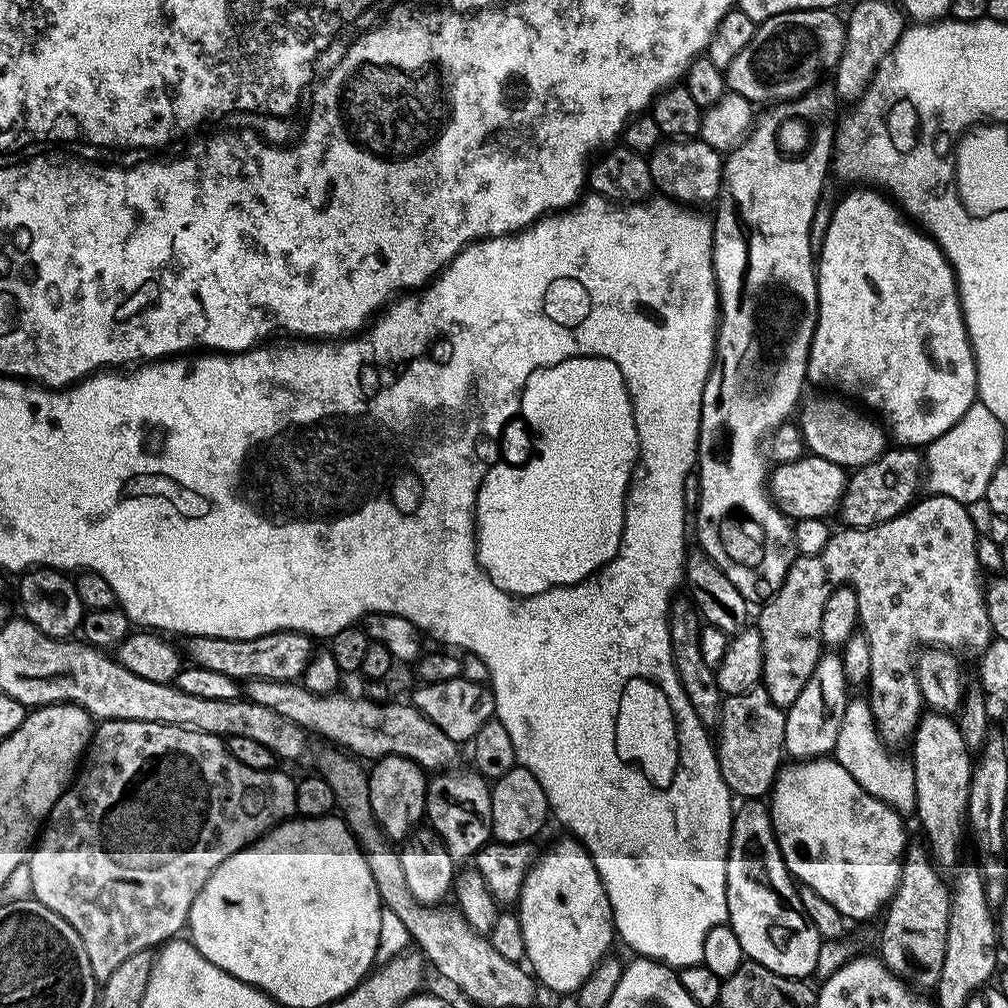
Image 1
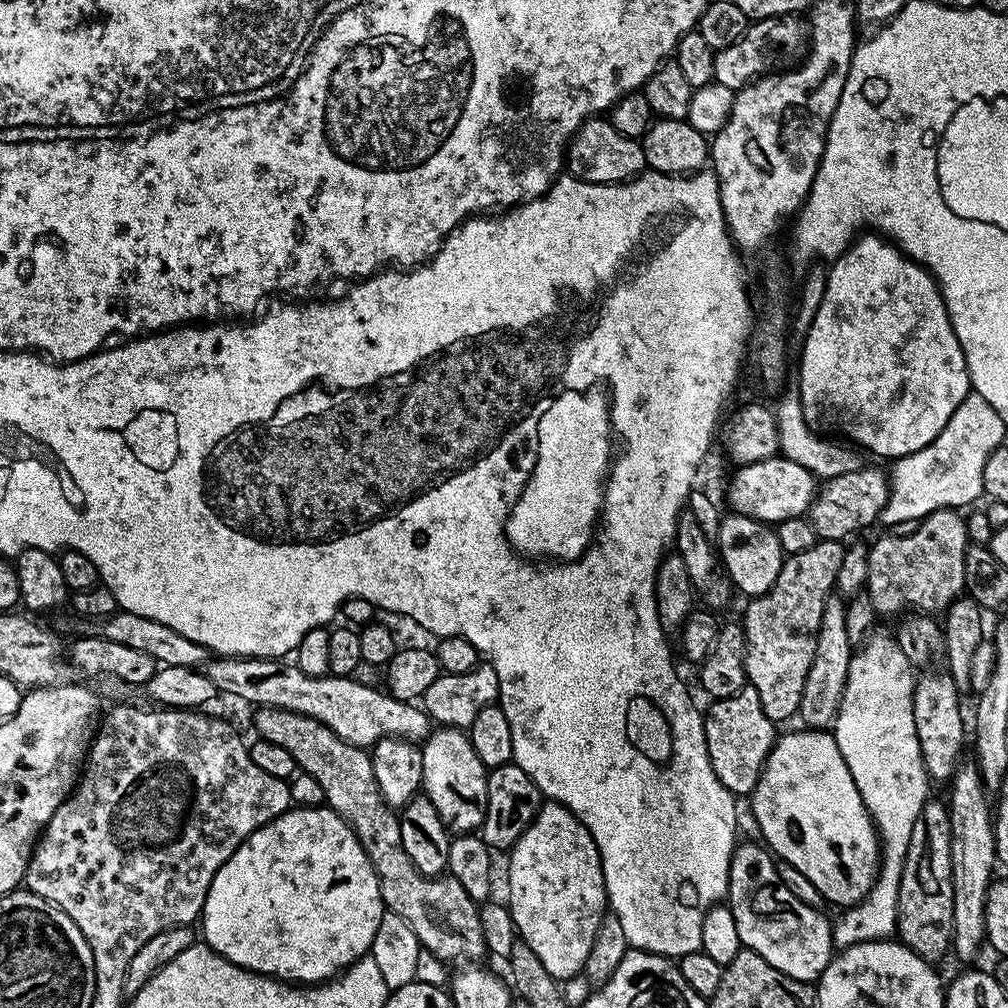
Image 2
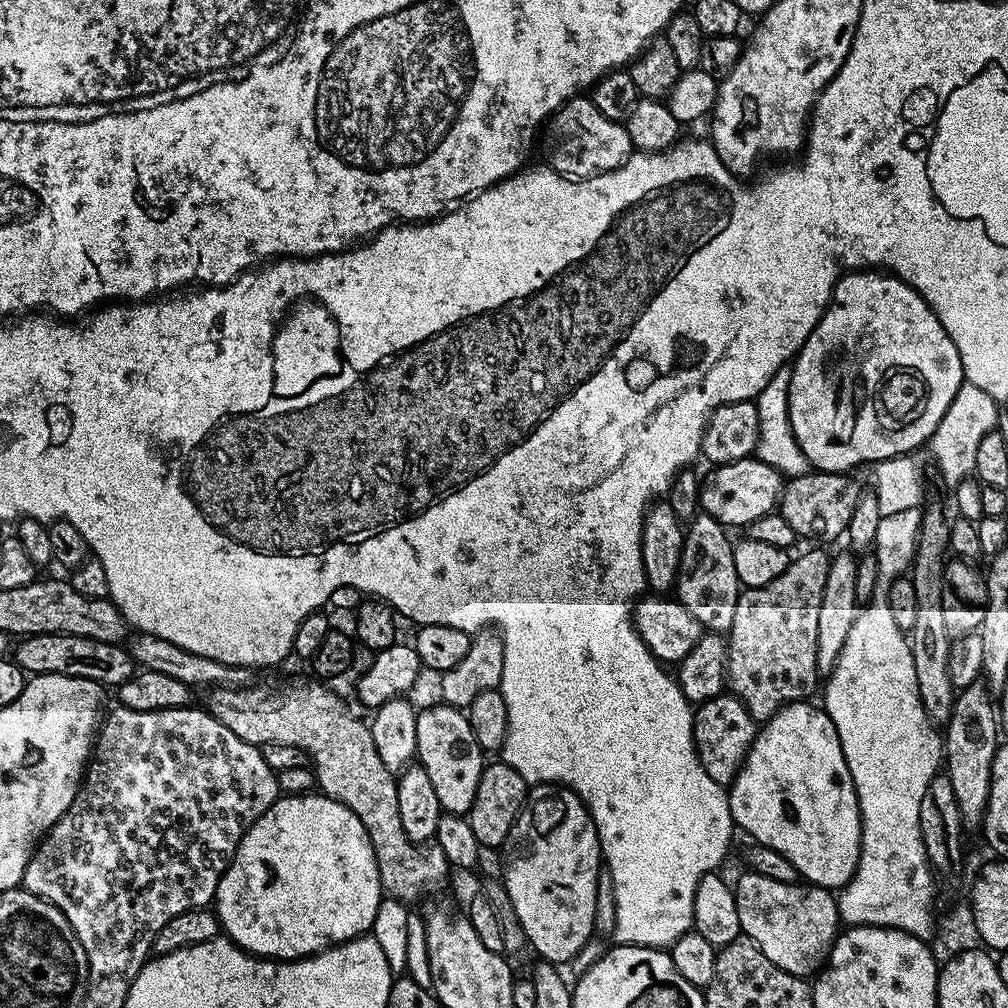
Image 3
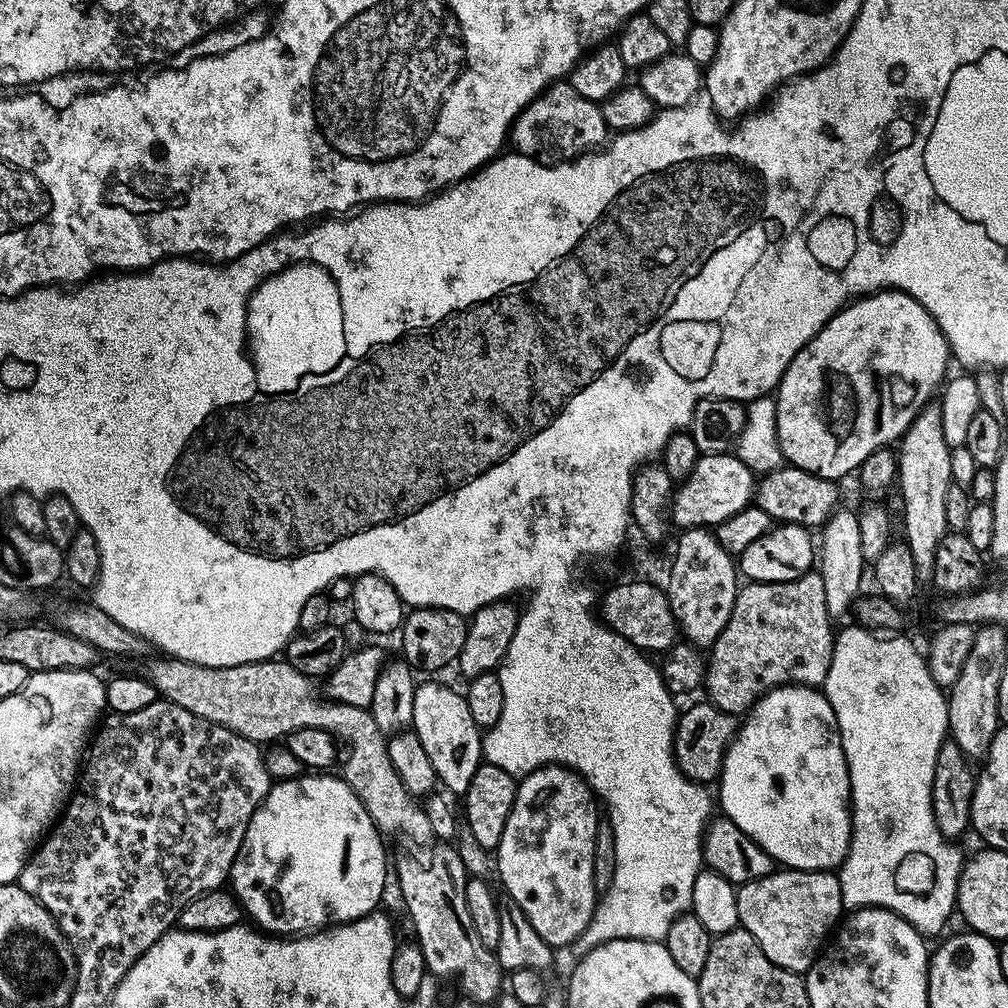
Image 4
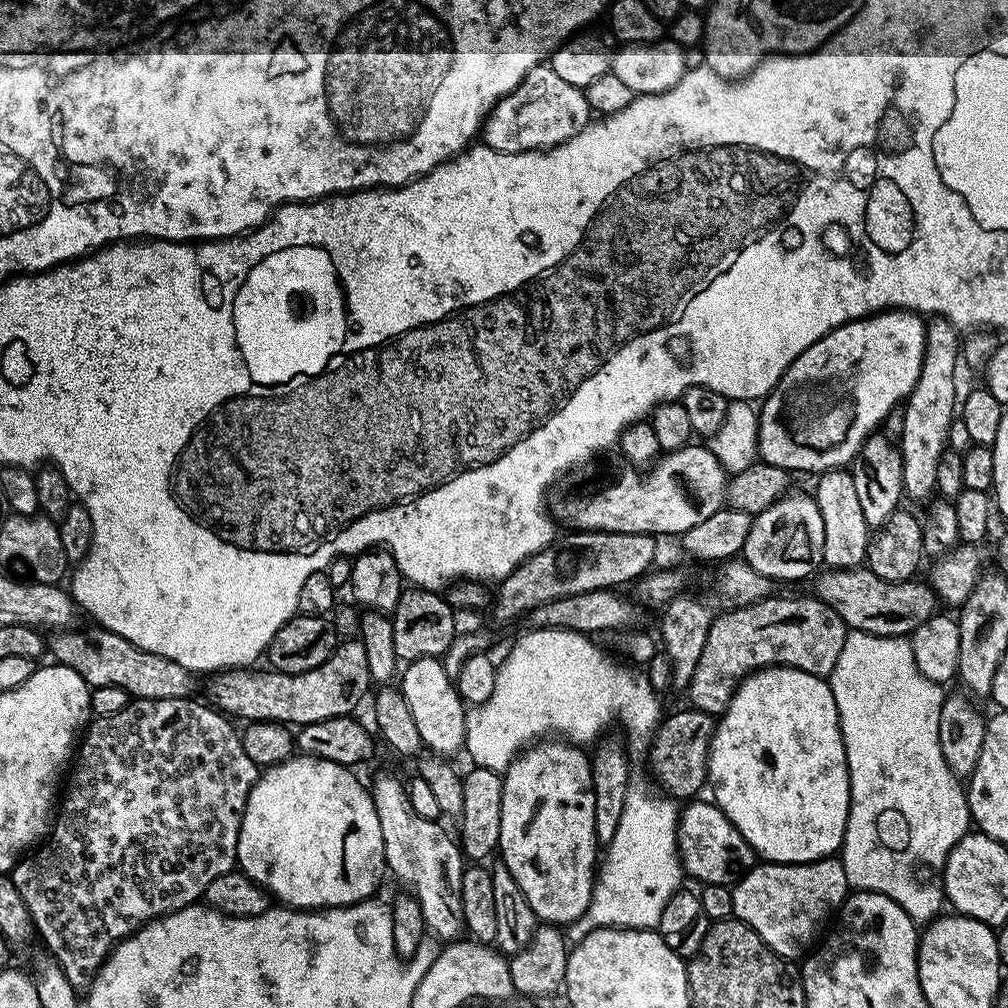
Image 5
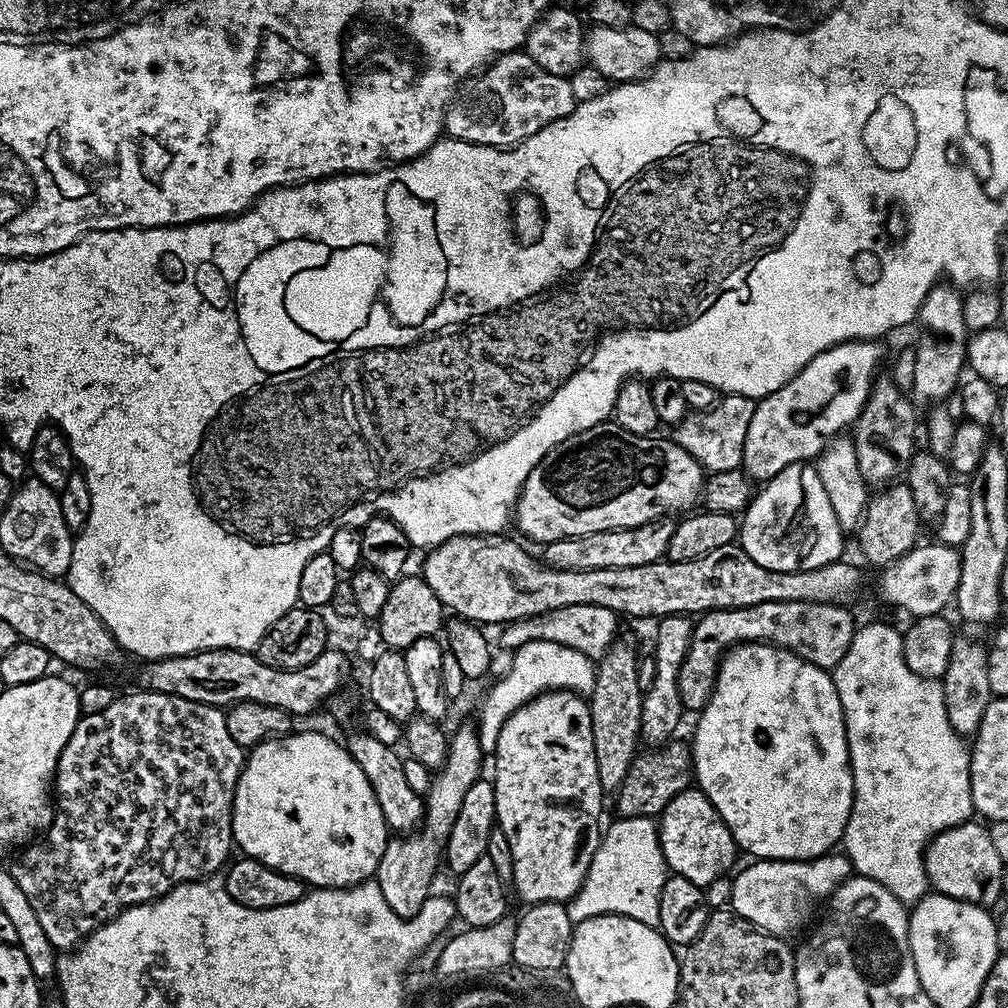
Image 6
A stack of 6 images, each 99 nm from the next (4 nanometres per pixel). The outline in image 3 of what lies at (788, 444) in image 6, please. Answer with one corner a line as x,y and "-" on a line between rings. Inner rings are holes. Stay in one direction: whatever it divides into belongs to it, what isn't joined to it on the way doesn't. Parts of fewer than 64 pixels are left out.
853,270
844,273
836,281
832,288
832,298
828,301
828,306
824,309
818,326
814,326
814,330
796,353
791,370
792,377
788,390
789,424
798,446
801,447
802,453
809,460
813,469
845,474
851,473
853,471
851,468
856,468
859,464
872,466
880,460
894,459
896,456
915,453
914,450
920,443
923,445
931,439
942,416
946,414
947,407
954,400
960,385
965,382
958,346
954,346
954,342
950,338
950,334
946,334
942,322
938,322
938,318
932,313
931,306
916,293
916,289
912,285
901,280
899,276
885,274
880,270

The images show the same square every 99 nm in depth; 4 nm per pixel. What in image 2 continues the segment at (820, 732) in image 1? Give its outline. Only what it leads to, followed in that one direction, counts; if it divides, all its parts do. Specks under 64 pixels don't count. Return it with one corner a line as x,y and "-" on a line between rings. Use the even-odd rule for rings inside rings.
829,595
822,610
822,622
818,626
818,638
814,646
810,670
802,686
802,702
798,713
798,720
804,723
801,725
812,730
824,730
835,721
853,655
854,645
850,642
849,635
846,634
845,601
839,595

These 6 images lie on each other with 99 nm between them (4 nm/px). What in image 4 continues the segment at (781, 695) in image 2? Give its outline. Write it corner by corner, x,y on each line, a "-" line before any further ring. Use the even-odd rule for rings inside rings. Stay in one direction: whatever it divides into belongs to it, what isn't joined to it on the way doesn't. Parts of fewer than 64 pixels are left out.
809,570
790,582
748,582
745,585
736,593
734,610
730,614
730,622
726,622
726,630
718,634
707,653
708,669
703,686
703,691
708,692
707,703
737,718
751,712
753,704
761,700
771,688
781,688
783,684
820,688
830,670
834,643
834,620
826,610
819,571

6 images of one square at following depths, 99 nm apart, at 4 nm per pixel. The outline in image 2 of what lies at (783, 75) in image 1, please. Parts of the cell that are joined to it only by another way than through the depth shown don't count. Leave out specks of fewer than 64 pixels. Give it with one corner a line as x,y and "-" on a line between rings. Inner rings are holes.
796,14
771,16
749,23
746,34
734,46
726,46
714,58
714,81
733,90
739,90
761,76
783,72
797,67
803,61
810,43
810,28

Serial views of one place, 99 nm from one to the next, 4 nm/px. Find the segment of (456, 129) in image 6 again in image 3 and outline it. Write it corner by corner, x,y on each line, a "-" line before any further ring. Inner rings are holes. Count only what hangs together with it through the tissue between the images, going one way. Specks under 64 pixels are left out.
587,95
575,96
573,100
567,100
555,114
549,116
542,128
542,140
544,136
544,156
547,167
559,176
566,176
578,180
585,180
587,176
597,176
603,172
614,170
628,161
634,149
630,142
630,134
627,127
619,120
606,118
598,106

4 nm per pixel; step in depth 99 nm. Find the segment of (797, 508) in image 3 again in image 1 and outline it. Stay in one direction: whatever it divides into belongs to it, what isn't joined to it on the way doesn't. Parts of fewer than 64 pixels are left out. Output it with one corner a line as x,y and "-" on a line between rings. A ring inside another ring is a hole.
889,447
877,460
849,475
848,490
838,509
838,516
850,528
873,528
882,522
890,522
890,518
902,515
916,503
925,476
925,457
915,447

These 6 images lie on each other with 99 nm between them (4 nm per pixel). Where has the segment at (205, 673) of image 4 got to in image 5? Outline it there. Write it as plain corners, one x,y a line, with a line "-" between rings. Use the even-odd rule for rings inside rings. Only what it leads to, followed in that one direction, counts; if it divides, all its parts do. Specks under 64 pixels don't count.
92,626
89,632
76,632
77,630
60,630
55,633
56,636
50,640
50,652
53,652
55,663
65,664
70,670
74,670
82,679
88,683
89,688
101,688
102,686
118,686
128,692
129,697
137,700
161,700
162,698
188,698
193,695
192,680
193,673
187,668
178,666
165,656
159,656
153,652
142,650
134,646
126,638
118,634
109,632
103,626

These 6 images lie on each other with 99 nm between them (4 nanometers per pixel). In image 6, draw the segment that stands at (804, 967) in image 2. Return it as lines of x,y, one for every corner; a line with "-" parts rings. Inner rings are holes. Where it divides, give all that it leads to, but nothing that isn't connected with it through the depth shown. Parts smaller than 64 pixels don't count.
825,854
817,856
815,860
761,860
753,859
753,864
748,864
741,870
737,876
731,877
732,881
732,899
730,907
746,922
758,926
764,932
771,936
781,938
791,937
791,932
796,932
812,916
816,904
823,905
828,897
832,895
834,889
840,885
843,880
847,880
853,875
854,869
847,855

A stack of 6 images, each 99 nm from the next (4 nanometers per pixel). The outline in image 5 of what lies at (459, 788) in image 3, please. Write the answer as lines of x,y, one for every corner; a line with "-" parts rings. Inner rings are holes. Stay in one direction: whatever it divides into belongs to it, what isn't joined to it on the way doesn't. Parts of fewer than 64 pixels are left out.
431,656
430,658
409,660
403,665
399,680
398,689
410,708
415,725
418,726
423,747
429,753
445,758
452,758
456,751
459,753
464,747
468,713
464,699
458,694
454,680
446,674
443,659

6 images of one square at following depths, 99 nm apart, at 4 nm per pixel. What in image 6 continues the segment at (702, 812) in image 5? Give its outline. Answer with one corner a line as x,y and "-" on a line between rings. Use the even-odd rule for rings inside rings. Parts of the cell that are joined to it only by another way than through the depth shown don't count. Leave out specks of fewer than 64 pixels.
689,786
682,794
674,794
658,817
660,849
669,873
690,878
694,886
707,889
709,884
721,879
736,860
738,849
732,830
714,810
710,798
699,787

